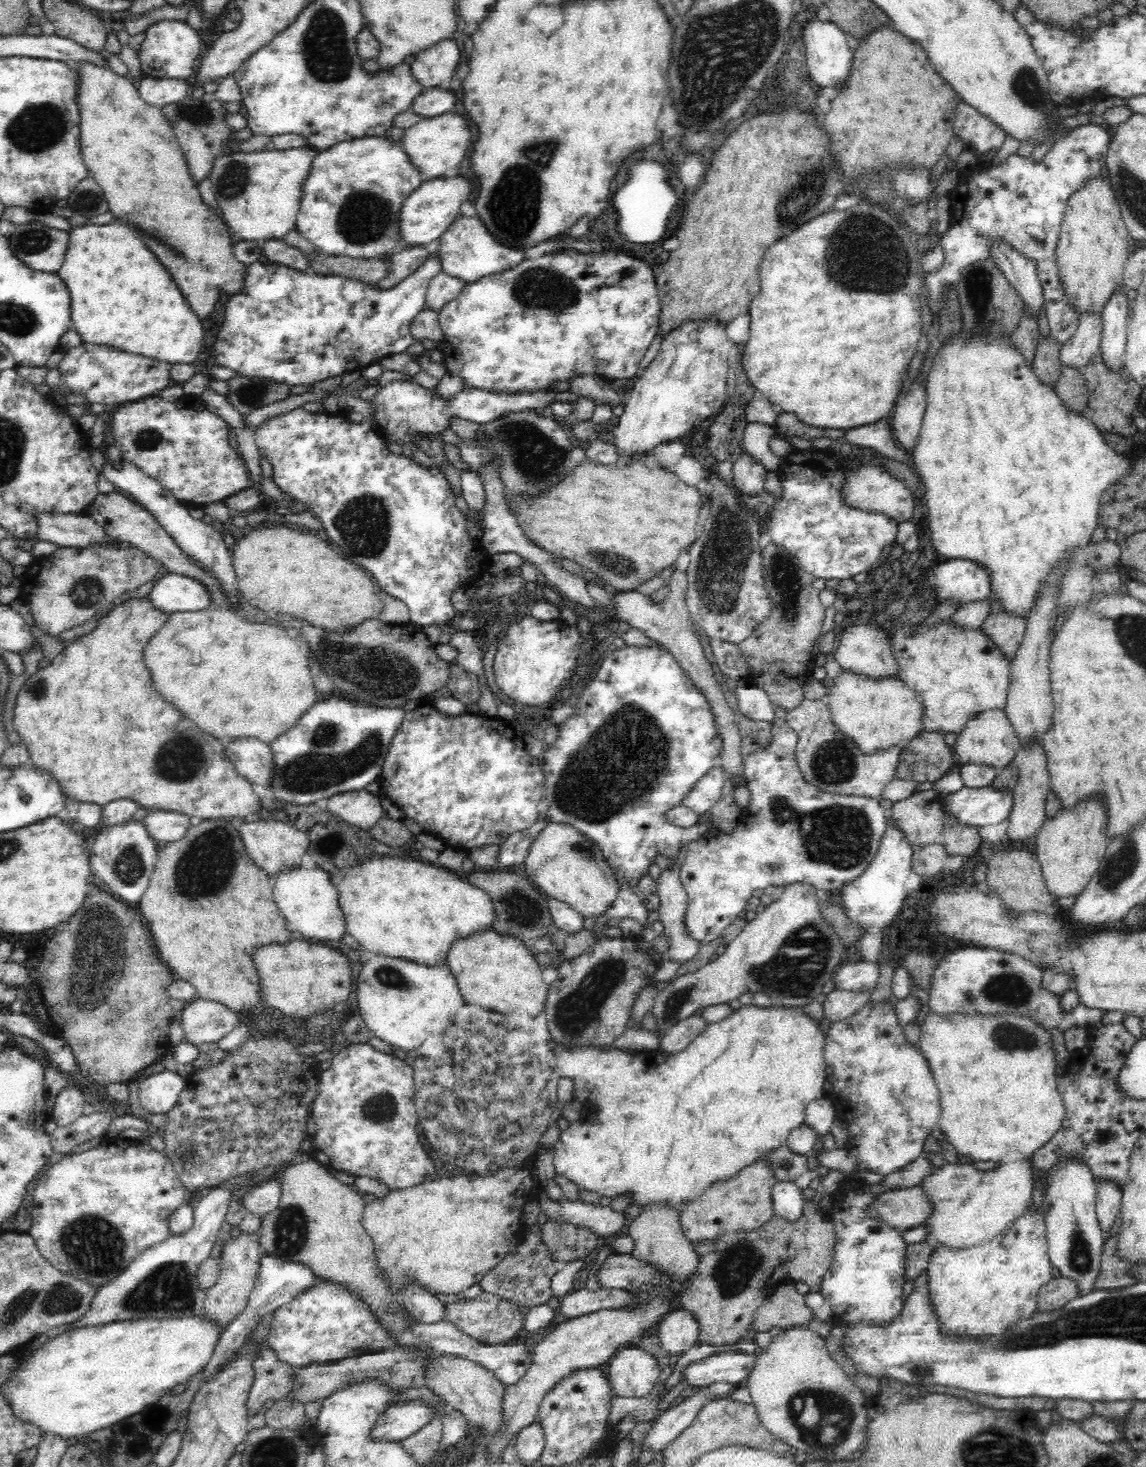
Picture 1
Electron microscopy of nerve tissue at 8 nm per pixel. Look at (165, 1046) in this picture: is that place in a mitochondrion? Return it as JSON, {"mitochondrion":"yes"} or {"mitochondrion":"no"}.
{"mitochondrion":"no"}

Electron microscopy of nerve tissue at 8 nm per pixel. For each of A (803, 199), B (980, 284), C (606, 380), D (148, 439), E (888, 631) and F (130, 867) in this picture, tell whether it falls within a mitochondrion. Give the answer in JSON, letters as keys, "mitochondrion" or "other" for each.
{"A":"mitochondrion","B":"mitochondrion","C":"other","D":"mitochondrion","E":"other","F":"mitochondrion"}

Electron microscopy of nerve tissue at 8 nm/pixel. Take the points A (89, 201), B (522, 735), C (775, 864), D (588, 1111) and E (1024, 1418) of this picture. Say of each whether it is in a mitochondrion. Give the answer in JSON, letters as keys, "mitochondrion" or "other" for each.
{"A":"mitochondrion","B":"other","C":"mitochondrion","D":"other","E":"other"}

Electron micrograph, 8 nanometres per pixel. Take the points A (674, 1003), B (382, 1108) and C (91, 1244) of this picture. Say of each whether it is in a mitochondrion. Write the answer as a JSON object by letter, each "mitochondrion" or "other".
{"A":"mitochondrion","B":"mitochondrion","C":"mitochondrion"}

